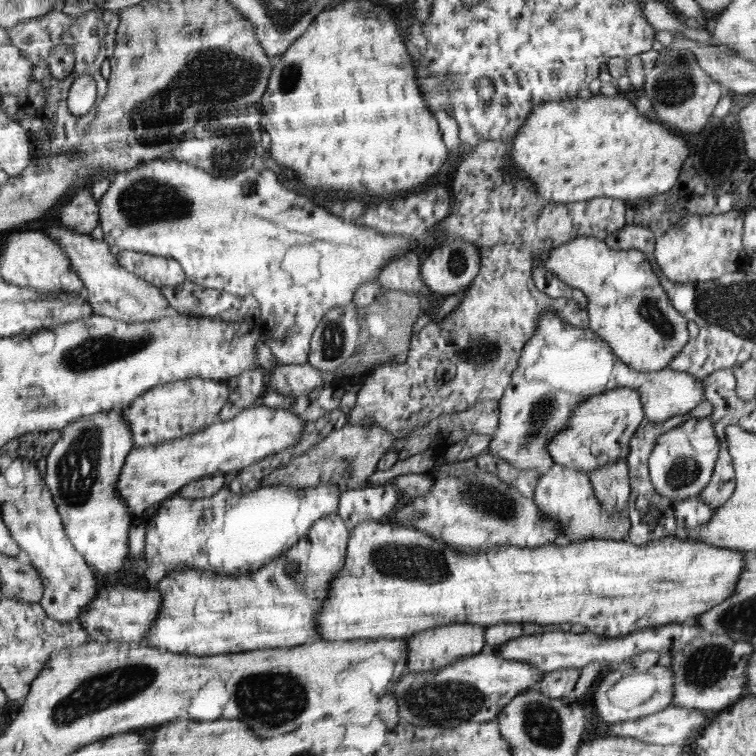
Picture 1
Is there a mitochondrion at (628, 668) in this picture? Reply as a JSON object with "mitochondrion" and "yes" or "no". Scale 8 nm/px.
{"mitochondrion":"yes"}

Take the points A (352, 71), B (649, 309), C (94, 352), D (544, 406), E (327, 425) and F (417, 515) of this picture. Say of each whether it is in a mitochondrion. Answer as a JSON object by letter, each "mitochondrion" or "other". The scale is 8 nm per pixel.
{"A":"other","B":"mitochondrion","C":"mitochondrion","D":"mitochondrion","E":"other","F":"mitochondrion"}

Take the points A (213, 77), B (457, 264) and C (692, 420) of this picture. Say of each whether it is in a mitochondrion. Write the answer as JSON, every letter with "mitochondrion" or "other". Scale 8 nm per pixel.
{"A":"mitochondrion","B":"mitochondrion","C":"other"}

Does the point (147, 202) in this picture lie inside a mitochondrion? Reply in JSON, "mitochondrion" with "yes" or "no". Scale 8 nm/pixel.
{"mitochondrion":"yes"}

